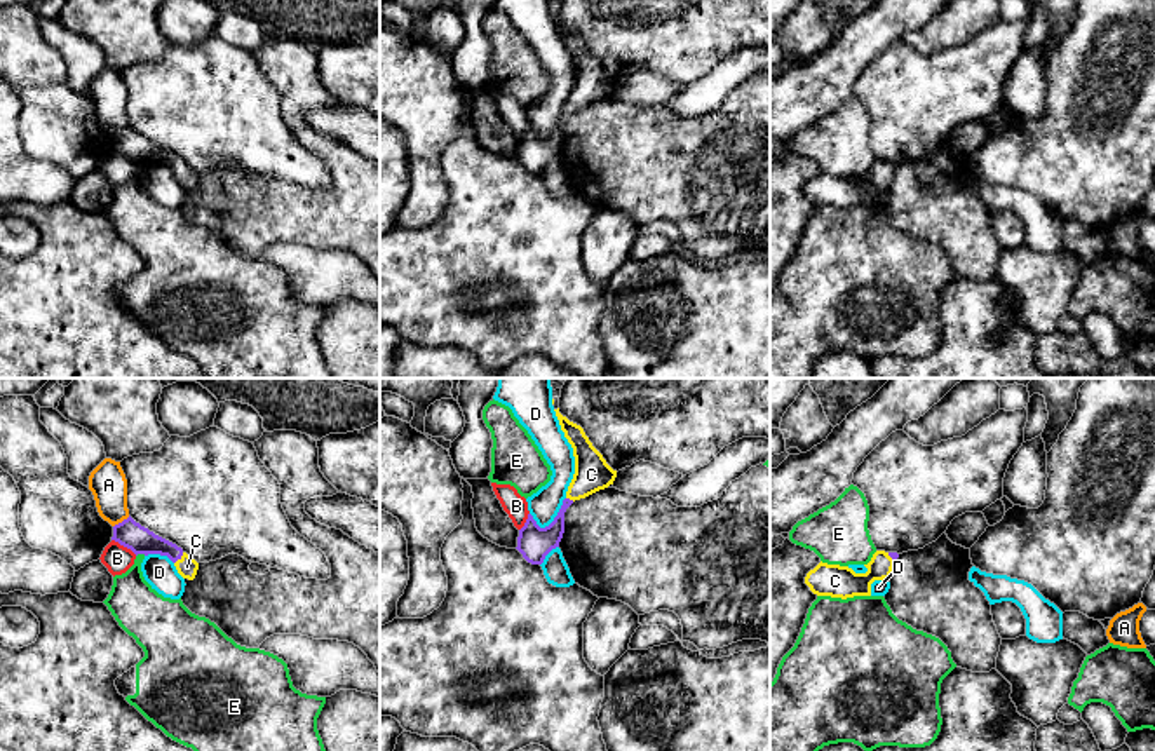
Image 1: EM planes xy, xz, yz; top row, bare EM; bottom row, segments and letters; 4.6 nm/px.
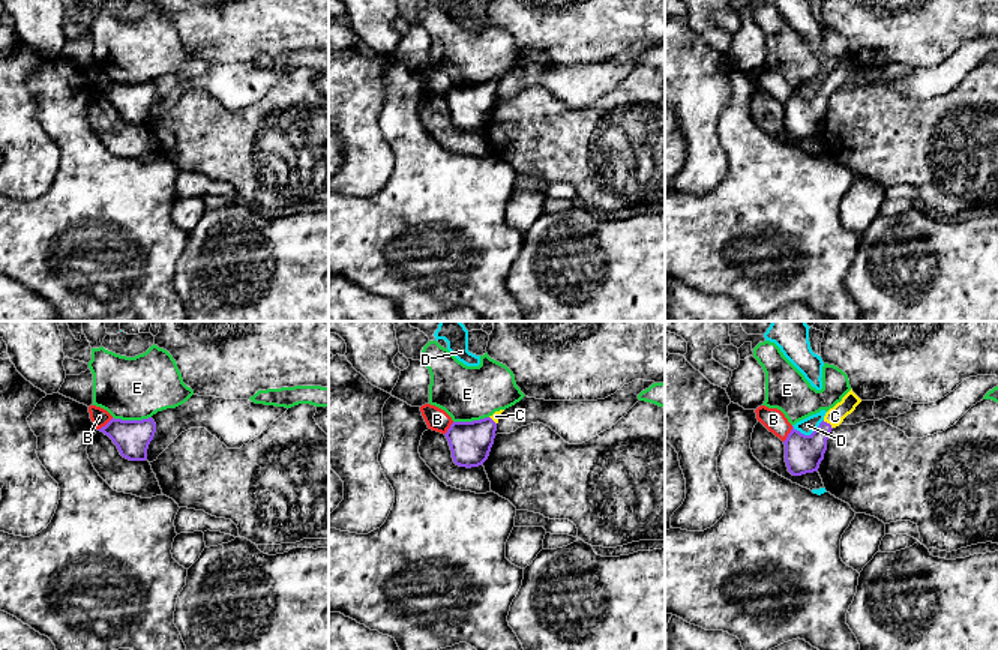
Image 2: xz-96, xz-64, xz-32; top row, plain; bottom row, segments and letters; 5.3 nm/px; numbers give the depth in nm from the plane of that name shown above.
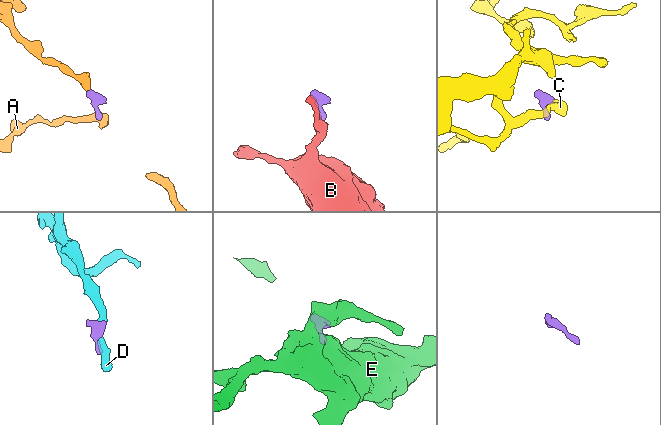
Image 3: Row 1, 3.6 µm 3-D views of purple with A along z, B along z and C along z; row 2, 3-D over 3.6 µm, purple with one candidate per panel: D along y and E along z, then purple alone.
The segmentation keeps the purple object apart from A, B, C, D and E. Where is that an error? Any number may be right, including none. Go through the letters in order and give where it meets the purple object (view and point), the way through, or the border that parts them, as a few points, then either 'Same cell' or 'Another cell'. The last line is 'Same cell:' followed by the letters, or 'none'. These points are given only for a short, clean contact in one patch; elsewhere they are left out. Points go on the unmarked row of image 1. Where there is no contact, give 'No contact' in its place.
A: Touches purple at xy (122, 131). Boundary: xy (129, 126), (114, 136). Another cell
B: Touches purple at xy (124, 155). Another cell
C: Touches purple at xy (180, 168). Path across: xy (133, 145), (168, 157), (180, 168), (187, 176). Same cell
D: Touches purple at xz (558, 124). Another cell
E: Touches purple at xy (140, 162). Boundary: xy (145, 164), (136, 166). Another cell
Same cell: C

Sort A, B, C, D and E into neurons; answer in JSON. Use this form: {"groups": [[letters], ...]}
{"groups": [["A"], ["B"], ["C"], ["D"], ["E"]]}

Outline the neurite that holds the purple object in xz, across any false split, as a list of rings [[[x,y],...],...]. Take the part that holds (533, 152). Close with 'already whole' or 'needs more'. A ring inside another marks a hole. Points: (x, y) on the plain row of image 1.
[[[559,17],[554,21],[559,30],[561,40],[564,42],[564,47],[573,58],[575,84],[568,96],[566,108],[563,110],[563,115],[554,131],[549,136],[540,138],[533,125],[528,124],[524,136],[519,139],[516,159],[531,174],[542,174],[545,166],[552,159],[559,157],[564,143],[566,118],[575,110],[585,108],[599,99],[608,98],[617,87],[617,80],[613,80],[606,73],[603,64],[592,56],[584,38],[563,26],[559,23]]]; needs more

